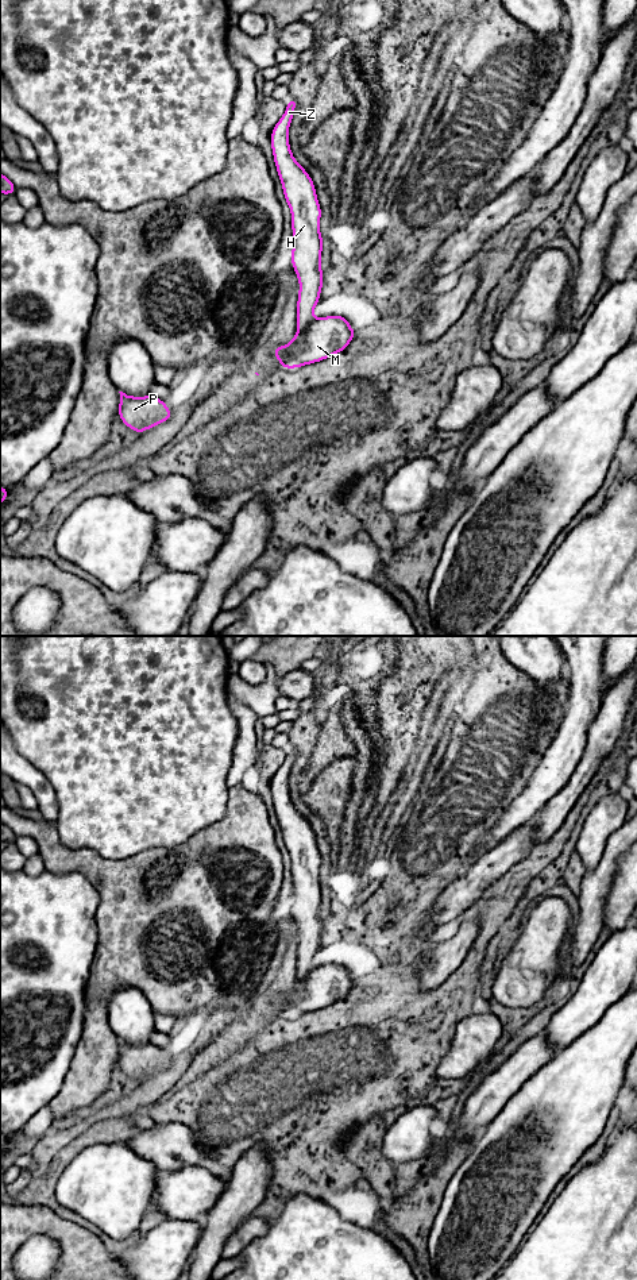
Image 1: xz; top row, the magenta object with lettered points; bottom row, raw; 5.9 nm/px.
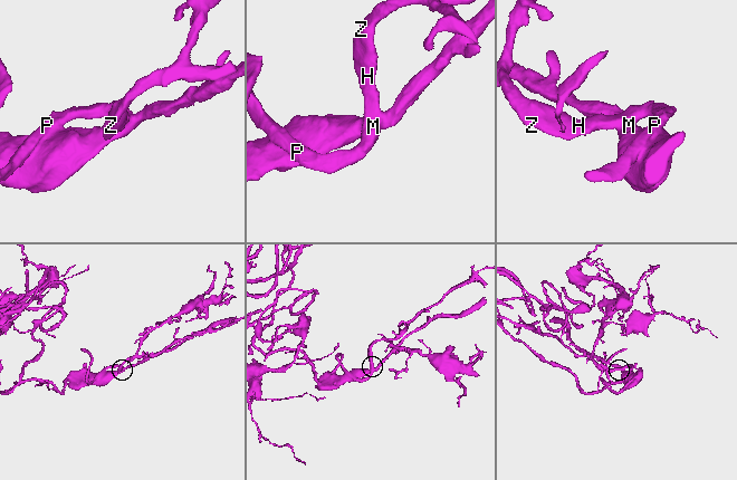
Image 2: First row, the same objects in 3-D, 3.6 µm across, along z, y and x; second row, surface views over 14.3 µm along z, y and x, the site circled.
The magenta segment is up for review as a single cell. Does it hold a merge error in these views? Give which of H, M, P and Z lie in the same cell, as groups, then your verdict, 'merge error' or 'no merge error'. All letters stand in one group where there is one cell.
groups H M P Z; no merge error

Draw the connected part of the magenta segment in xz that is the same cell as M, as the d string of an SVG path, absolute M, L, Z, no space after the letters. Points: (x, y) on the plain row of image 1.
M292 747L286 751L286 759L271 779L271 798L275 816L282 832L285 848L292 860L292 914L298 925L300 938L297 949L297 982L285 994L277 995L271 1002L281 1010L282 1017L297 1017L305 1013L324 1009L345 998L356 980L348 968L339 963L314 967L313 957L320 949L324 932L321 919L321 898L324 888L320 882L321 855L317 848L314 832L308 820L296 809L289 793L289 775L294 764L294 756L300 749Z

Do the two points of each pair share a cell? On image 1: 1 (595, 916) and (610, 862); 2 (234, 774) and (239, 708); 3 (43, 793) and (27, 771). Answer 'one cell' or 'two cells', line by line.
1: one cell
2: one cell
3: one cell

